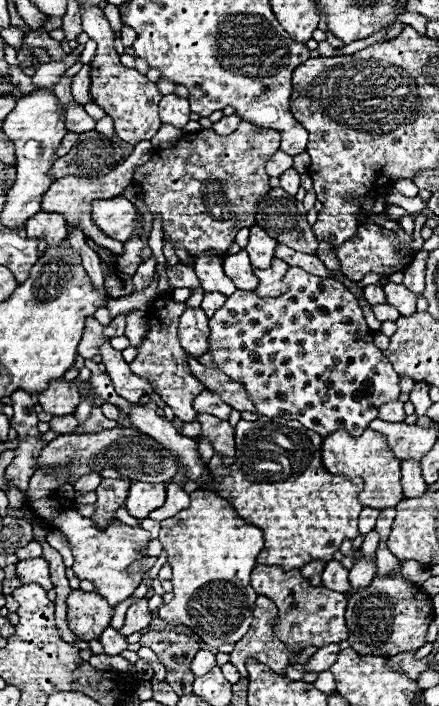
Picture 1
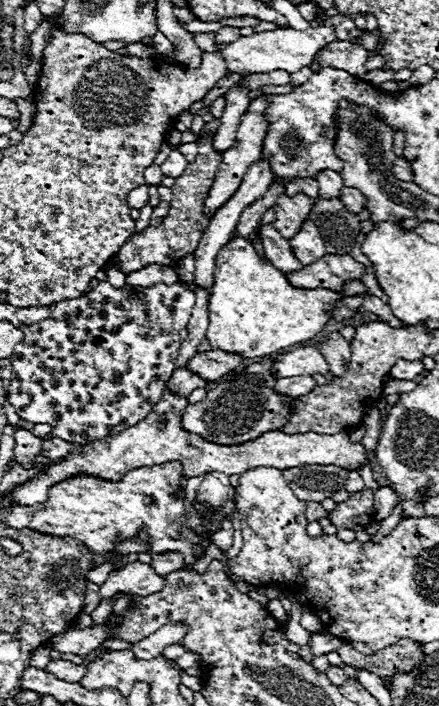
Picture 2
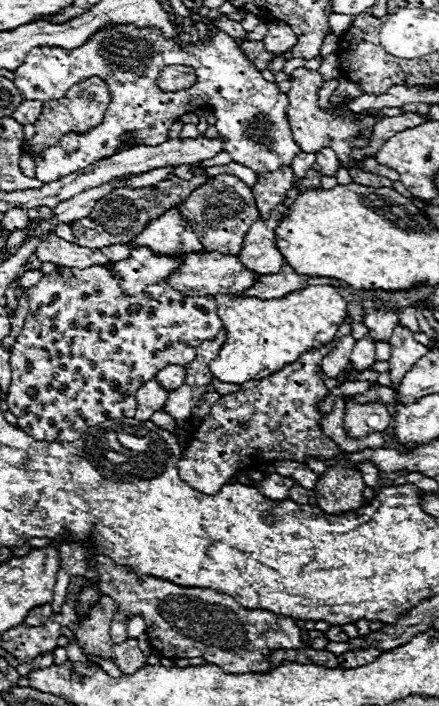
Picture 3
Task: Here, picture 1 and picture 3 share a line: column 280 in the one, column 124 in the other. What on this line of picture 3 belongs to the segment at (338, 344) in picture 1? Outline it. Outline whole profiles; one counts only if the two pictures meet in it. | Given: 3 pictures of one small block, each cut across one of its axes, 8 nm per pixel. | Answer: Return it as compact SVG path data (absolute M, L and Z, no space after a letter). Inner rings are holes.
M58 266L36 286L28 288L28 314L10 352L12 388L6 402L18 418L18 426L36 440L72 442L88 428L116 418L132 418L136 412L136 390L168 364L190 364L204 340L214 340L222 330L212 296L186 296L170 284L148 286L148 292L124 296L120 276L110 266L64 268Z

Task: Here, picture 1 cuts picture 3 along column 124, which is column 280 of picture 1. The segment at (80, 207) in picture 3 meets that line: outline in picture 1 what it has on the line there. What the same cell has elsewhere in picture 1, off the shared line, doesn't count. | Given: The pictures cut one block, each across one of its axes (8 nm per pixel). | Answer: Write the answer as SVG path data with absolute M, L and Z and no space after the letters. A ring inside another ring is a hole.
M290 168L288 172L284 172L280 176L280 188L284 188L290 196L296 196L296 192L300 188L300 174L294 168Z

